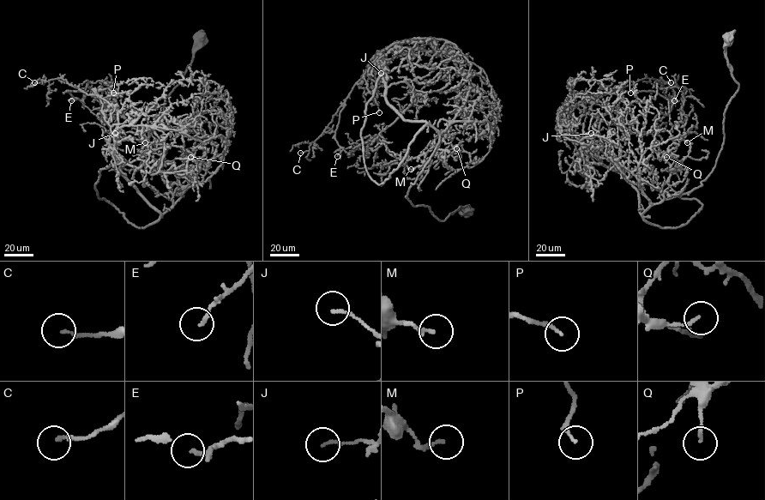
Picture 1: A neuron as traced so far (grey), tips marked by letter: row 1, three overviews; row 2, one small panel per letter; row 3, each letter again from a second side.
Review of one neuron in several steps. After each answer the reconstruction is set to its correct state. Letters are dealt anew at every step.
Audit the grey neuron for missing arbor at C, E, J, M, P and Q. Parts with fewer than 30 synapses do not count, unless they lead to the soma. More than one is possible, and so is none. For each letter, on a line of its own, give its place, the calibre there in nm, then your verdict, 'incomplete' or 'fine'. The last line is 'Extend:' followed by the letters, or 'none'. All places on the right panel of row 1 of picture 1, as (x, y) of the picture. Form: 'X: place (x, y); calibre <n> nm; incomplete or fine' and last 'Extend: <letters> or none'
C: place (671, 82); calibre 160 nm; fine
E: place (674, 100); calibre 170 nm; fine
J: place (591, 133); calibre 110 nm; fine
M: place (687, 142); calibre 150 nm; fine
P: place (630, 93); calibre 170 nm; fine
Q: place (666, 157); calibre 120 nm; fine
Extend: none

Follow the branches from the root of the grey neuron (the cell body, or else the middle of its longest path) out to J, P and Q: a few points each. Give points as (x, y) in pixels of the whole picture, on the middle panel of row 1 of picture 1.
J: (467, 210), (441, 220), (406, 197), (439, 133), (405, 120), (388, 103), (376, 64), (383, 56), (381, 73)
P: (467, 210), (441, 220), (406, 197), (439, 133), (388, 103), (376, 64), (383, 50), (370, 70), (379, 112)
Q: (467, 210), (460, 207), (441, 220), (428, 207), (413, 205), (406, 197), (434, 145), (425, 161), (456, 148)

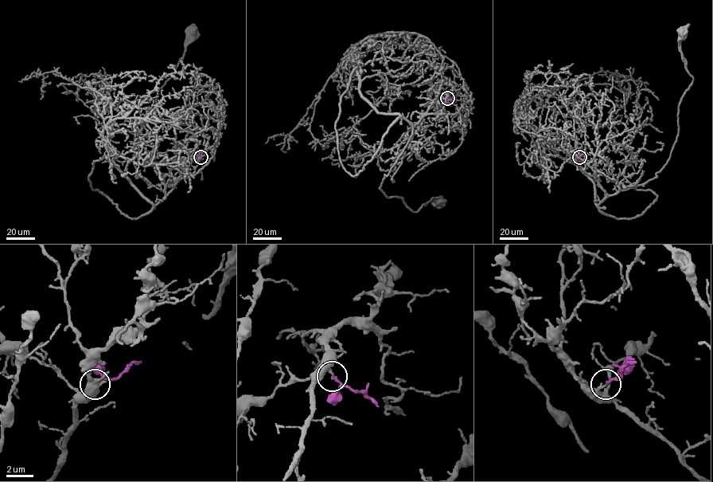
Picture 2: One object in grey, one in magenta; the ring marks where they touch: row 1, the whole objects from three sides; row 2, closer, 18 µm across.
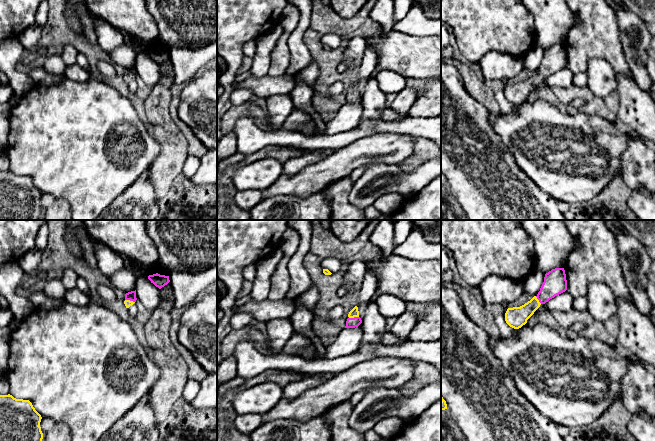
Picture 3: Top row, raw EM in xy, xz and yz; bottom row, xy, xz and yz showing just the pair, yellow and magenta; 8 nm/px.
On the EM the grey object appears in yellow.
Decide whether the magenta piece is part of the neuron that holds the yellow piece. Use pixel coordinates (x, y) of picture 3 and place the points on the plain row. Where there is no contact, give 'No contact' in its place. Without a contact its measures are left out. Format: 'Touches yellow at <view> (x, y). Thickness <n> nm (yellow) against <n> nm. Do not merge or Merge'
Touches yellow at xz (353, 93). Thickness 70 nm (yellow) against 80 nm. Merge

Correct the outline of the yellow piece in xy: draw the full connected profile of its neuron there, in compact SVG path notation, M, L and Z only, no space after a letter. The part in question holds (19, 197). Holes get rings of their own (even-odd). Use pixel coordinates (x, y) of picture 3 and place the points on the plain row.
M0 171L0 220L40 220L41 195L29 176Z

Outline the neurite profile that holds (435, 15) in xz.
M416 0L416 2L420 3L423 6L423 10L425 14L433 19L433 20L440 20L441 19L441 12L440 11L434 11L431 7L431 4L435 0Z

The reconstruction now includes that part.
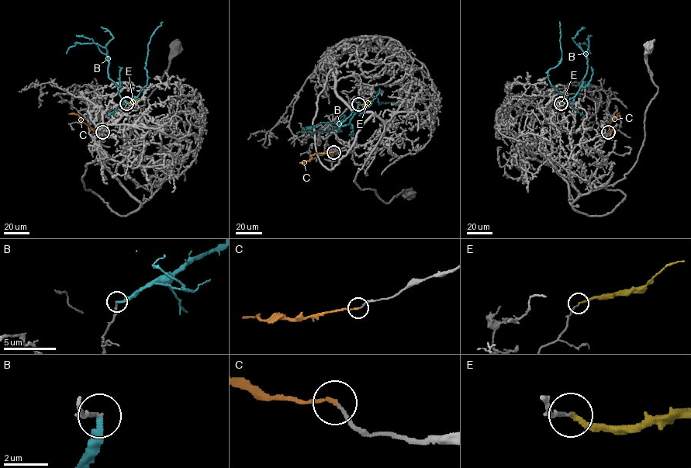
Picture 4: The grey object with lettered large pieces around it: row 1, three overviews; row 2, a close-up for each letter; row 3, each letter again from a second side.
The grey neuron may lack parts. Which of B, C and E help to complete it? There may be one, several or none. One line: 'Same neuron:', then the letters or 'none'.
Same neuron: C, E

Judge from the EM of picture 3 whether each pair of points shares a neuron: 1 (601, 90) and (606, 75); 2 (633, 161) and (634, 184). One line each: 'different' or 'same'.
1: same
2: same

